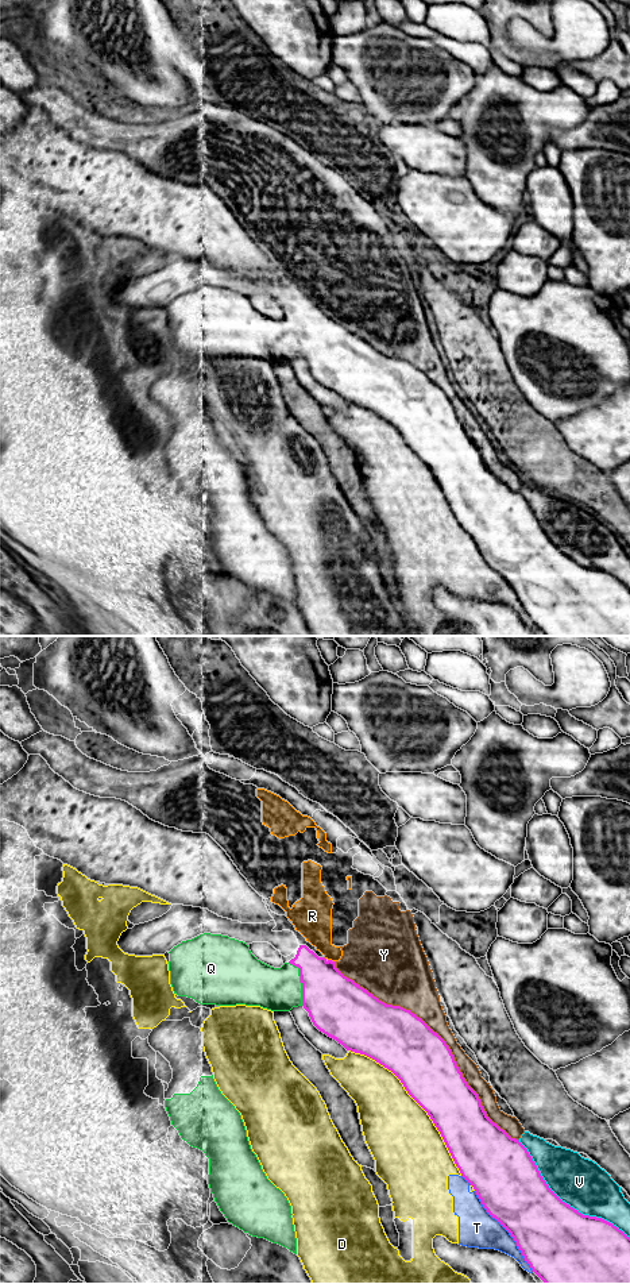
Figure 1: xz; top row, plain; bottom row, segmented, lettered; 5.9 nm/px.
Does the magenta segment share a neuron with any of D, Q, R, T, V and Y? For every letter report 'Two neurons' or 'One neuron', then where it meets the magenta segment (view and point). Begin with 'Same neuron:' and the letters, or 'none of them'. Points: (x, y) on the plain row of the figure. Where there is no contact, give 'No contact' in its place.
Same neuron: Q
D: Two neurons. Touches magenta at xz (416, 452)
Q: One neuron. Touches magenta at xz (301, 334)
R: Two neurons. Touches magenta at xz (331, 312)
T: Two neurons. Touches magenta at xz (507, 582)
V: Two neurons. Touches magenta at xz (564, 554)
Y: Two neurons. Touches magenta at xz (440, 389)

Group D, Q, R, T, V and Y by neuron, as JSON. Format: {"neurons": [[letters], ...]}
{"neurons": [["D", "T"], ["Q"], ["R", "Y"], ["V"]]}

